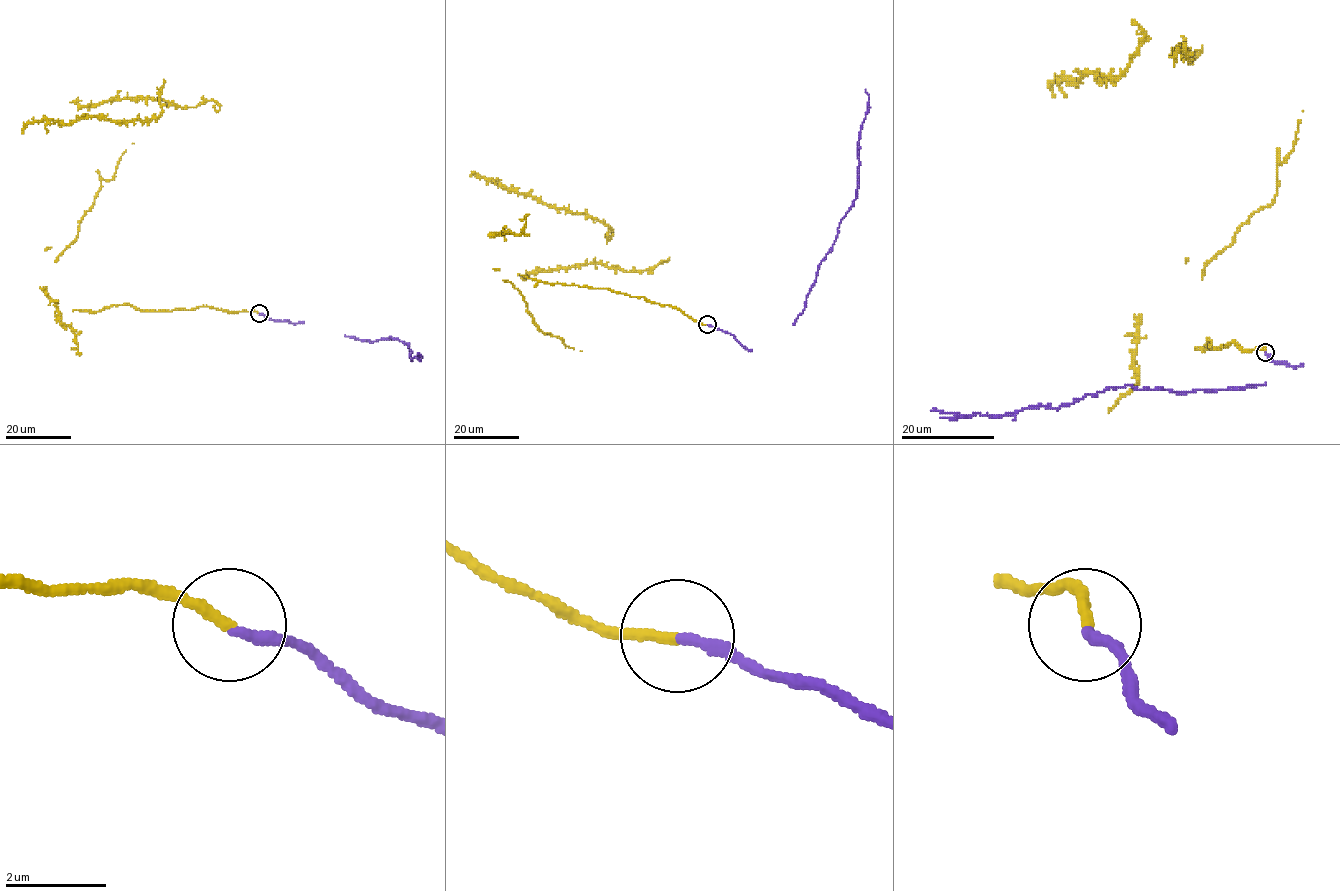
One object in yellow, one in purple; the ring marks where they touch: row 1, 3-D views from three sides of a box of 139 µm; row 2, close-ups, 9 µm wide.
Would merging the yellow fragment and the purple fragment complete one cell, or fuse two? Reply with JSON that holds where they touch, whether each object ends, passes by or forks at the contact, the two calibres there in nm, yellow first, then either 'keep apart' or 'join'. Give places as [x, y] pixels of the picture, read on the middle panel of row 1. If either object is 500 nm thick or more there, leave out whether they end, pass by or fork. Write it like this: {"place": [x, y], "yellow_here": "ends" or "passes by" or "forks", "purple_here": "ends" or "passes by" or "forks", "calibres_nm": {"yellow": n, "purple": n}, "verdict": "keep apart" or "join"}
{"place": [707, 324], "yellow_here": "ends", "purple_here": "ends", "calibres_nm": {"yellow": 220, "purple": 220}, "verdict": "keep apart"}

